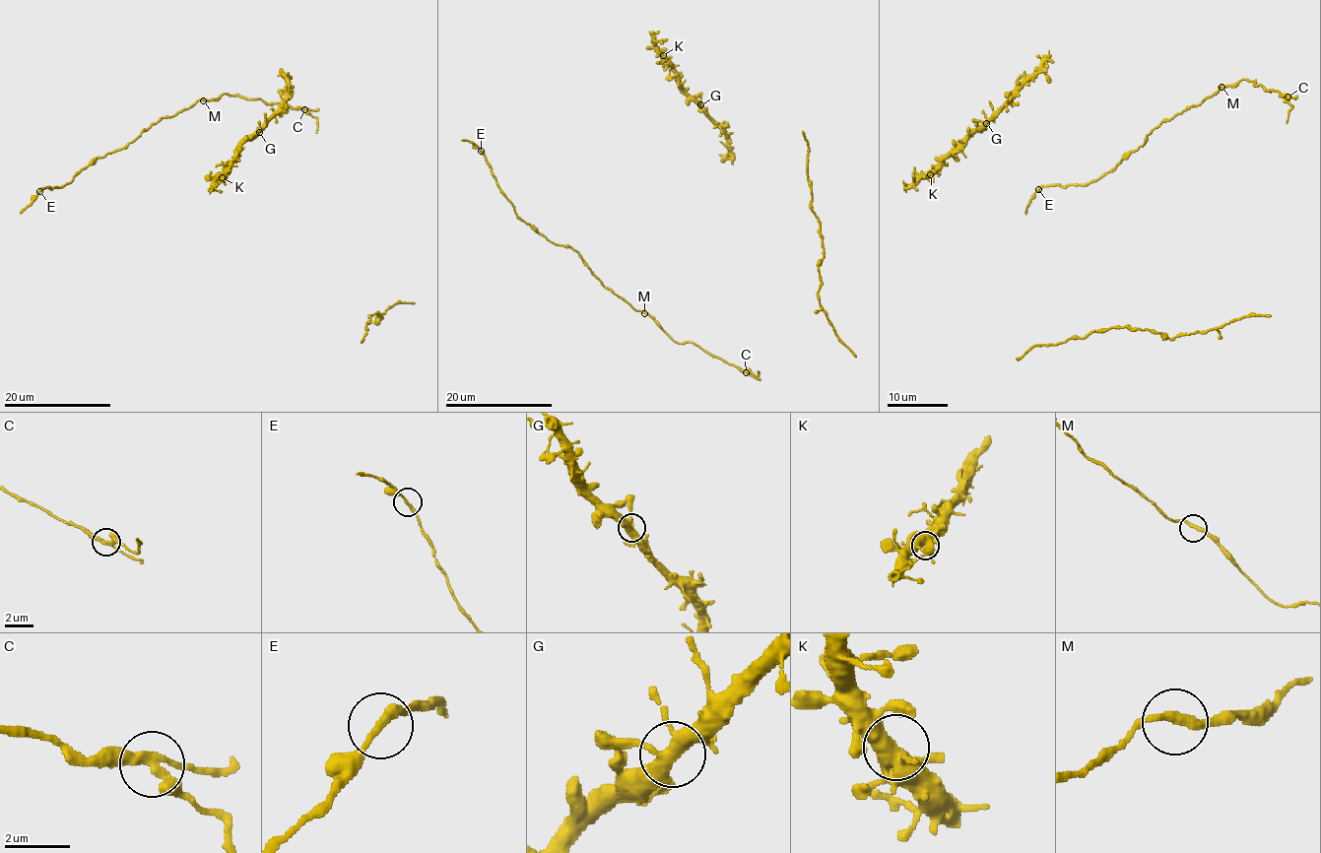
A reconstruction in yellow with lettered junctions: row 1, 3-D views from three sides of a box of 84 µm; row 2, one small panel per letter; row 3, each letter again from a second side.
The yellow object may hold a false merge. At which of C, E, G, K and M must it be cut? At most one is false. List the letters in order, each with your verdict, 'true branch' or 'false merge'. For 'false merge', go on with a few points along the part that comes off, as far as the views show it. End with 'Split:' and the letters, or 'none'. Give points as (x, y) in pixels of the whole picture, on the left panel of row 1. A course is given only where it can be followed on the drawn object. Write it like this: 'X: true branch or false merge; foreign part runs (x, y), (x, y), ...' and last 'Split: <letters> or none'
C: false merge; foreign part runs (304, 109), (317, 119), (315, 132)
E: true branch
G: true branch
K: true branch
M: true branch
Split: C

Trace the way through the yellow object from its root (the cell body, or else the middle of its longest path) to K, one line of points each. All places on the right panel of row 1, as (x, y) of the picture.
K: (986, 121), (930, 174)

